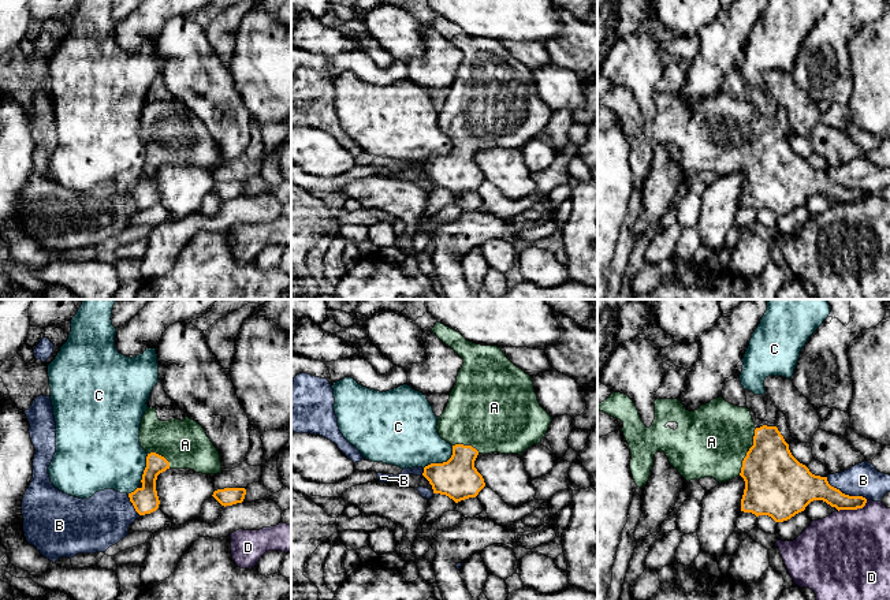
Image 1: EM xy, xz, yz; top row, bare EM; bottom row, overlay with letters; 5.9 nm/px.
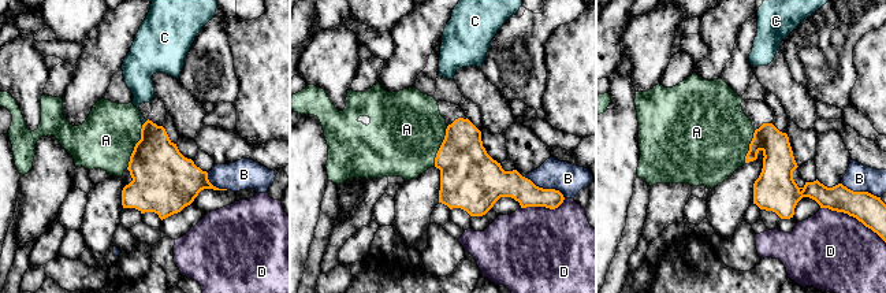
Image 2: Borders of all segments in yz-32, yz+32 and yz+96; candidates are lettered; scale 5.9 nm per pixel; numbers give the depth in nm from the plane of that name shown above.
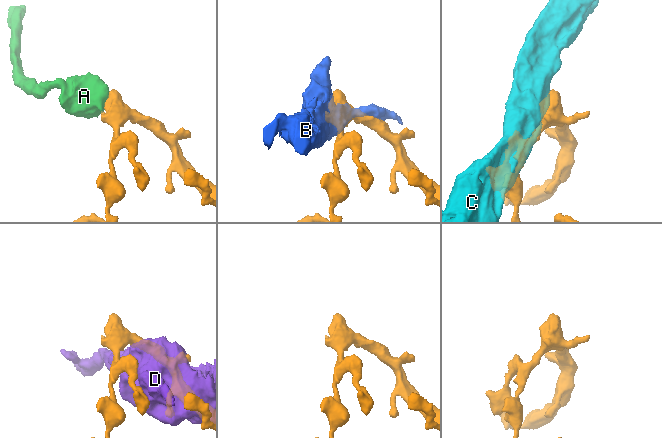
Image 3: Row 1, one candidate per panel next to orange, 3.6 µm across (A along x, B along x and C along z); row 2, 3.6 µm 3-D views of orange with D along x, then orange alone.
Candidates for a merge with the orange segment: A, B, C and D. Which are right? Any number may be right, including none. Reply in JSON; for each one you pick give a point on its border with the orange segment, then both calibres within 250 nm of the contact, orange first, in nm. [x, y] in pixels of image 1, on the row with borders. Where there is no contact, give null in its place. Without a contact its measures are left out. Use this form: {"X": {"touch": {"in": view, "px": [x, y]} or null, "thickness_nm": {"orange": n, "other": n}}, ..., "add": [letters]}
{"A": {"touch": {"in": "yz", "px": [748, 451]}, "thickness_nm": {"orange": 360, "other": 420}}, "add": ["A"]}

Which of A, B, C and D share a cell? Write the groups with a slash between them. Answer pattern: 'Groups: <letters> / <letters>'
Groups: A / B / C / D

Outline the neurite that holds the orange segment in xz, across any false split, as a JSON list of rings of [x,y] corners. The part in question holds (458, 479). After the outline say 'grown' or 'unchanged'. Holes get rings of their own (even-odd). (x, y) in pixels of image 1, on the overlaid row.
[[[436,323],[431,331],[463,359],[463,365],[436,426],[440,437],[453,446],[453,455],[447,462],[425,466],[422,476],[432,485],[433,493],[446,495],[458,503],[476,497],[485,487],[483,476],[474,467],[478,454],[521,455],[541,441],[552,417],[540,406],[532,377],[517,368],[500,347],[469,342],[442,323]]] | grown

